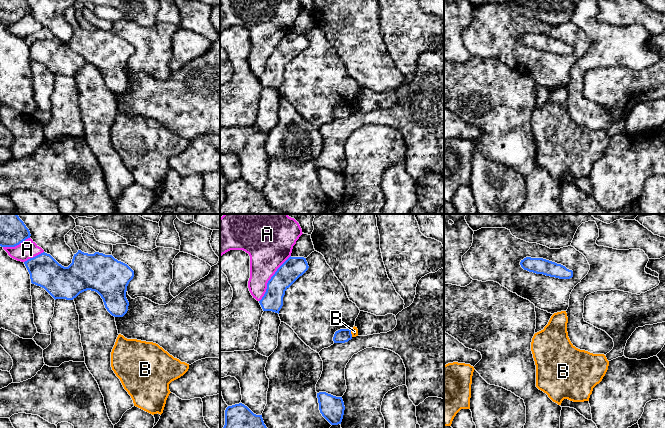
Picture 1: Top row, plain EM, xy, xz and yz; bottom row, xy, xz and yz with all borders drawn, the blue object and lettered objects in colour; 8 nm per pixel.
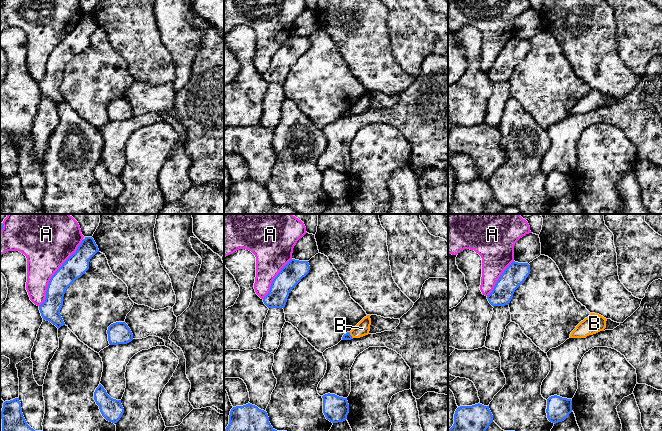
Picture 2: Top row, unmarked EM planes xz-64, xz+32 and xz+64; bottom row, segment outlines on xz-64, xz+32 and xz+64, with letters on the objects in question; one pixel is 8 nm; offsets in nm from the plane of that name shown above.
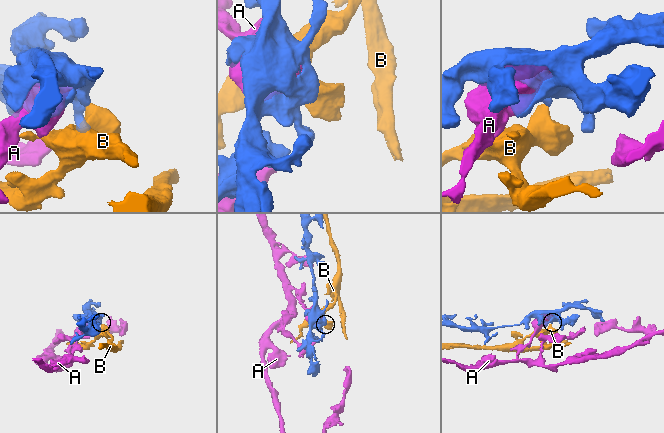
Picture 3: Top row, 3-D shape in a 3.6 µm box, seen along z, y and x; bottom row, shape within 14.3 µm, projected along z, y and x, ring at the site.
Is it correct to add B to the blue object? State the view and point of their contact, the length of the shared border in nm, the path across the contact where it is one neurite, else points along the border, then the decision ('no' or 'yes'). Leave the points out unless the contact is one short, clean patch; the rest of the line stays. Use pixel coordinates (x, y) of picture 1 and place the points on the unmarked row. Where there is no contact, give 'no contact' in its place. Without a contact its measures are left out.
contact xz (350, 109); length 70 nm; border xz (350, 105), (352, 112); no

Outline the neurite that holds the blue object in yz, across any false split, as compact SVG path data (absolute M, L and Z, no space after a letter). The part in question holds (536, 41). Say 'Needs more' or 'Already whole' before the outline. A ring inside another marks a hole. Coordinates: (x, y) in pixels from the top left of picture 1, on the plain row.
Already whole. M526 33L521 36L520 41L524 46L536 50L543 50L559 55L570 55L573 53L572 46L567 45L561 40L557 40L543 34Z

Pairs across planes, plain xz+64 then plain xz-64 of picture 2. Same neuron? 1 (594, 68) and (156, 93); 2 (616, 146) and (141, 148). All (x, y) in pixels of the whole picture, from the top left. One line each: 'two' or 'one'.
1: two
2: one

